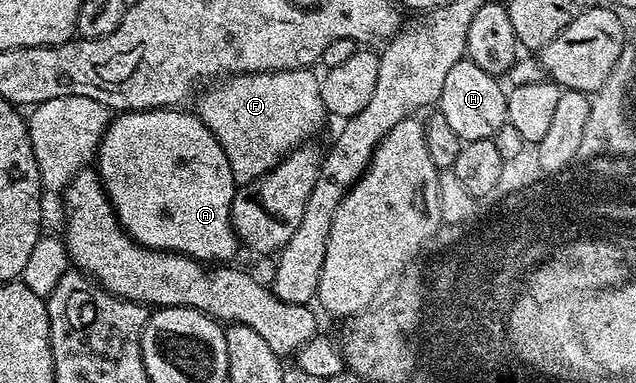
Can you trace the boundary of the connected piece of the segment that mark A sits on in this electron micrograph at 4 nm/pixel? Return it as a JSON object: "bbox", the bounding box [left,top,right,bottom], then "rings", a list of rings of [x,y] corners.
{"bbox":[95,109,239,265],"rings":[[[185,109],[127,111],[118,114],[110,122],[105,131],[105,136],[101,138],[101,143],[97,146],[95,170],[101,177],[101,183],[105,186],[105,192],[117,213],[117,219],[120,220],[121,227],[137,243],[145,247],[154,247],[157,251],[174,251],[176,255],[185,255],[189,259],[196,259],[206,265],[221,265],[226,261],[232,260],[229,258],[236,253],[237,247],[239,248],[238,237],[230,223],[233,195],[237,192],[238,184],[233,178],[233,170],[227,161],[227,153],[223,153],[223,145],[219,145],[219,141],[211,133],[211,129],[207,129],[205,122],[196,113],[189,112],[188,115],[187,112],[181,110]]]}

